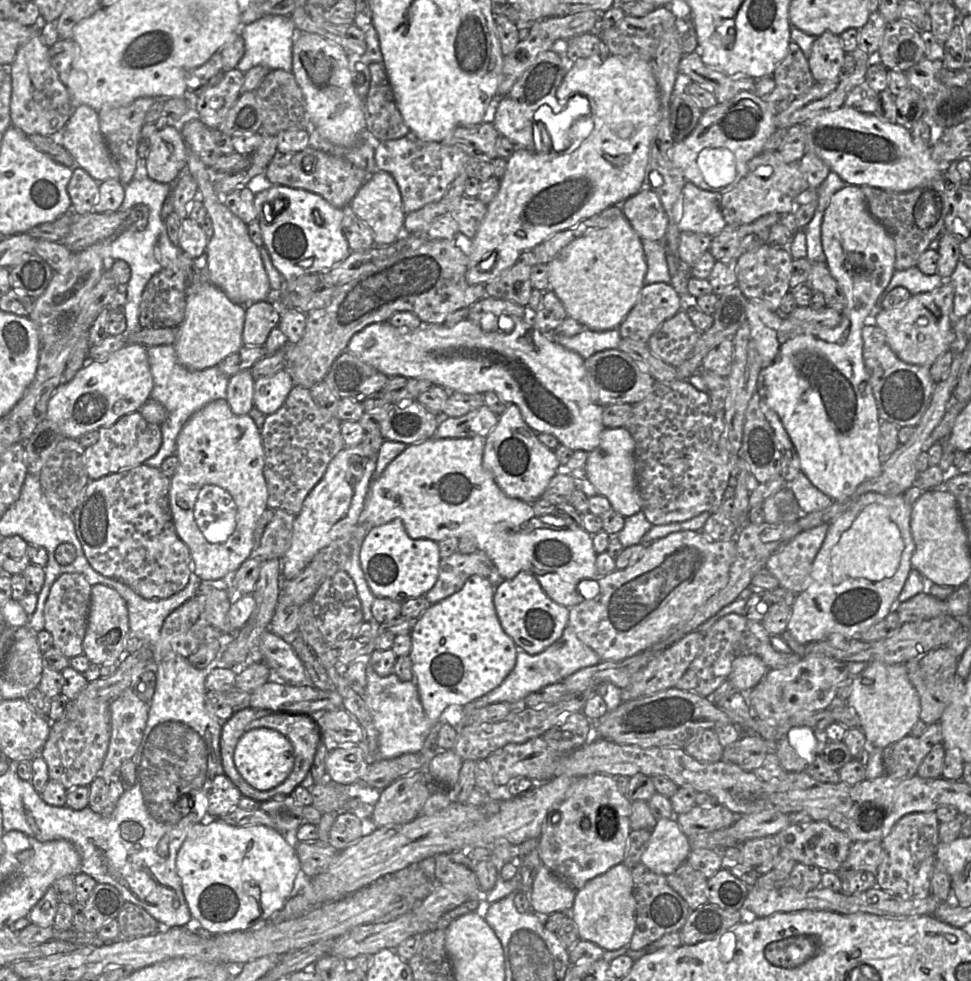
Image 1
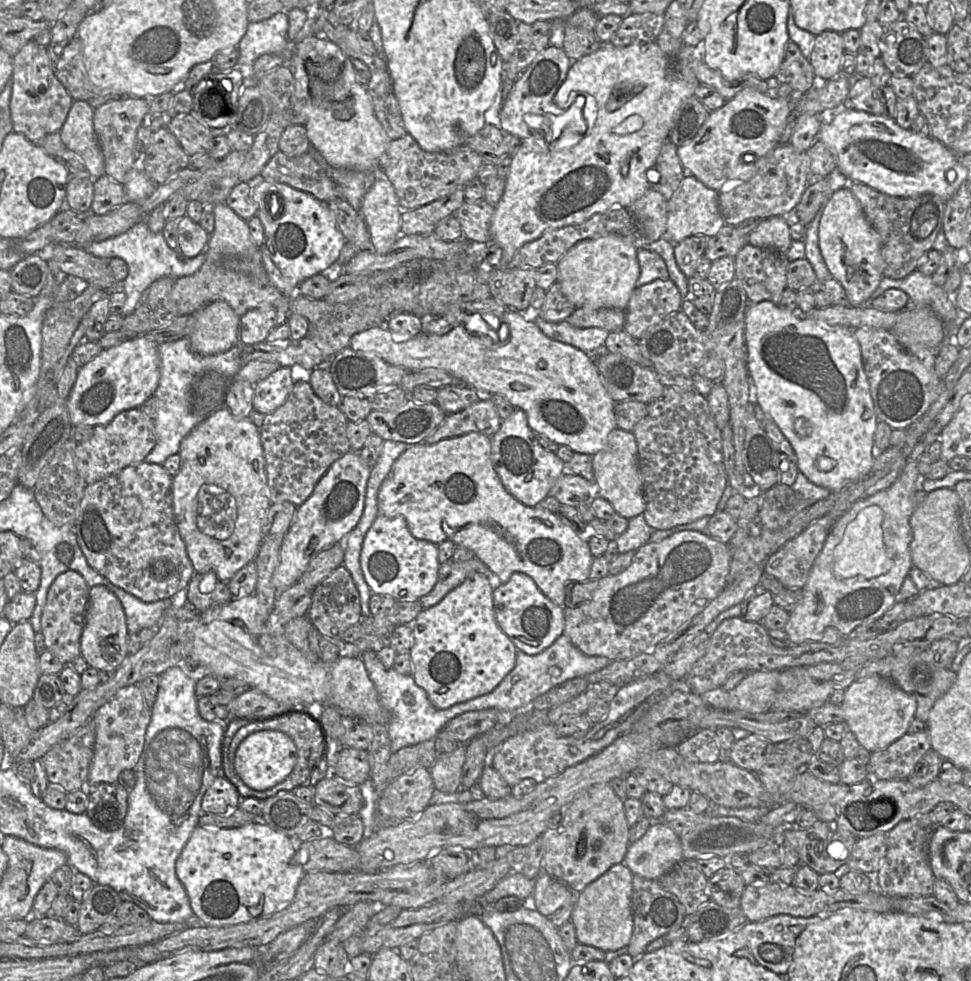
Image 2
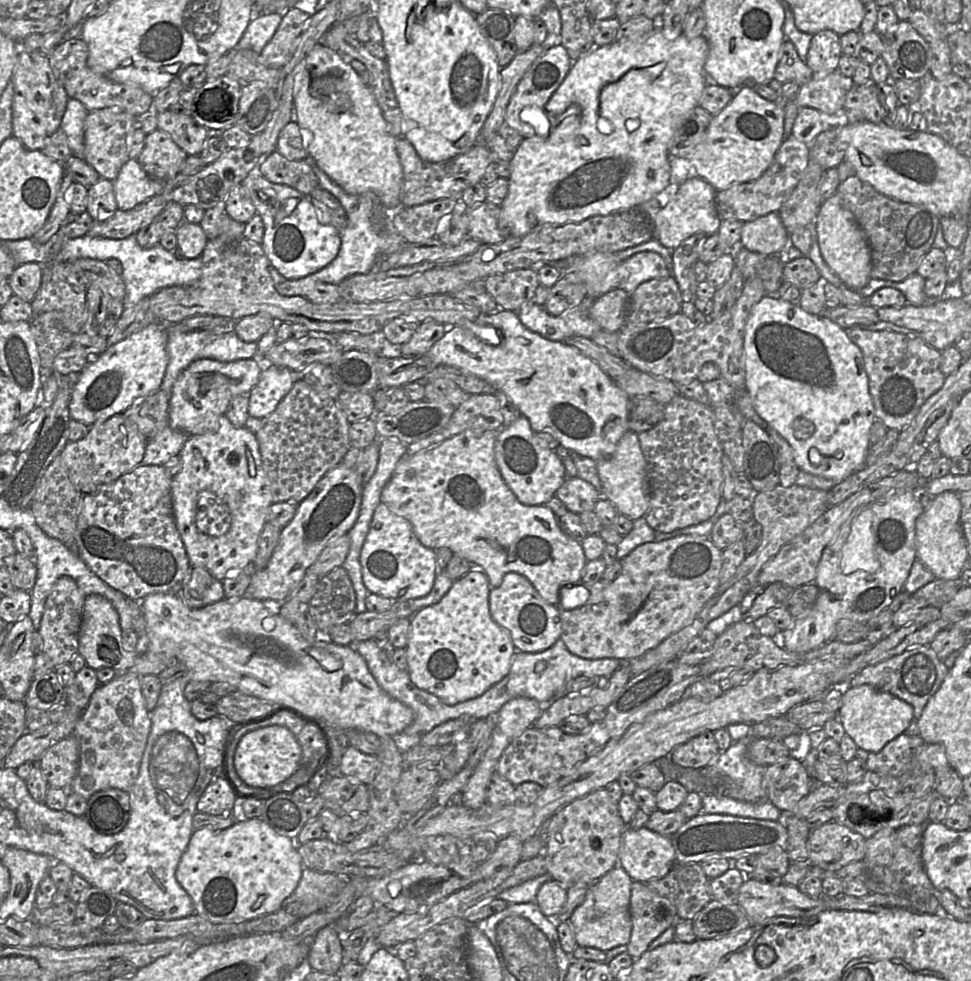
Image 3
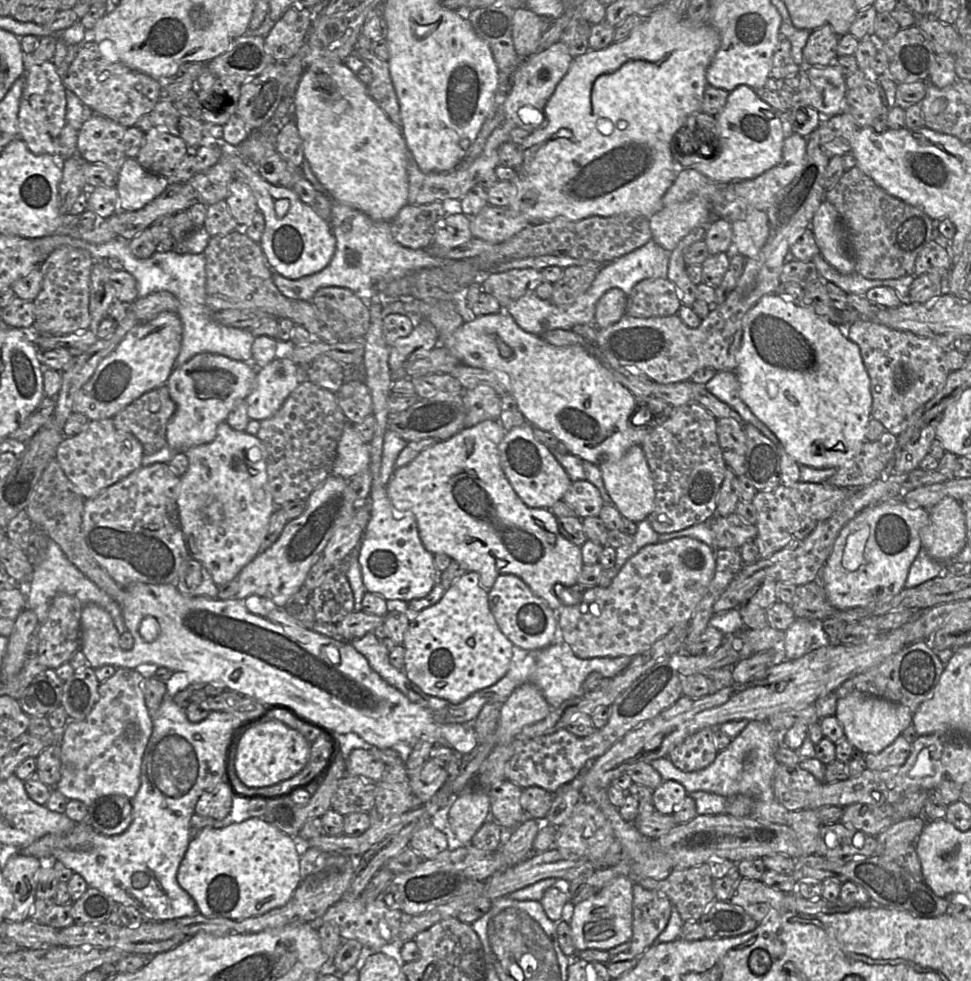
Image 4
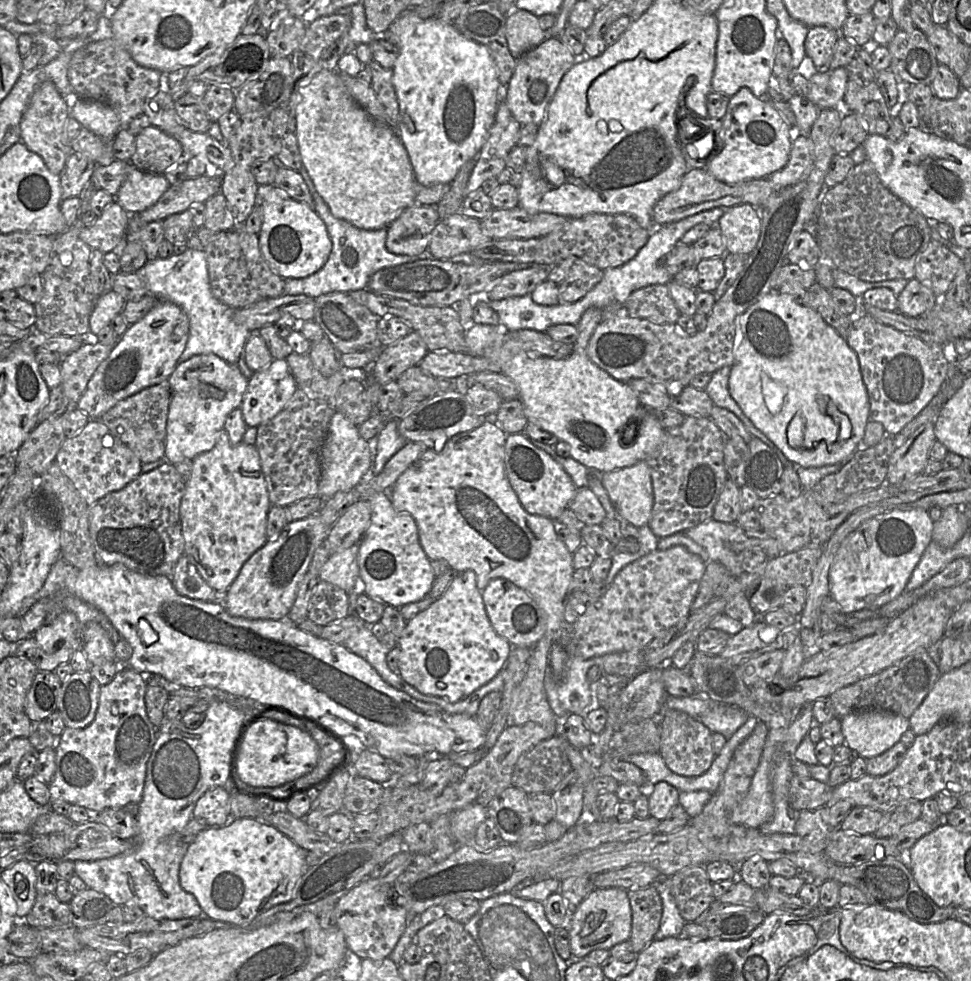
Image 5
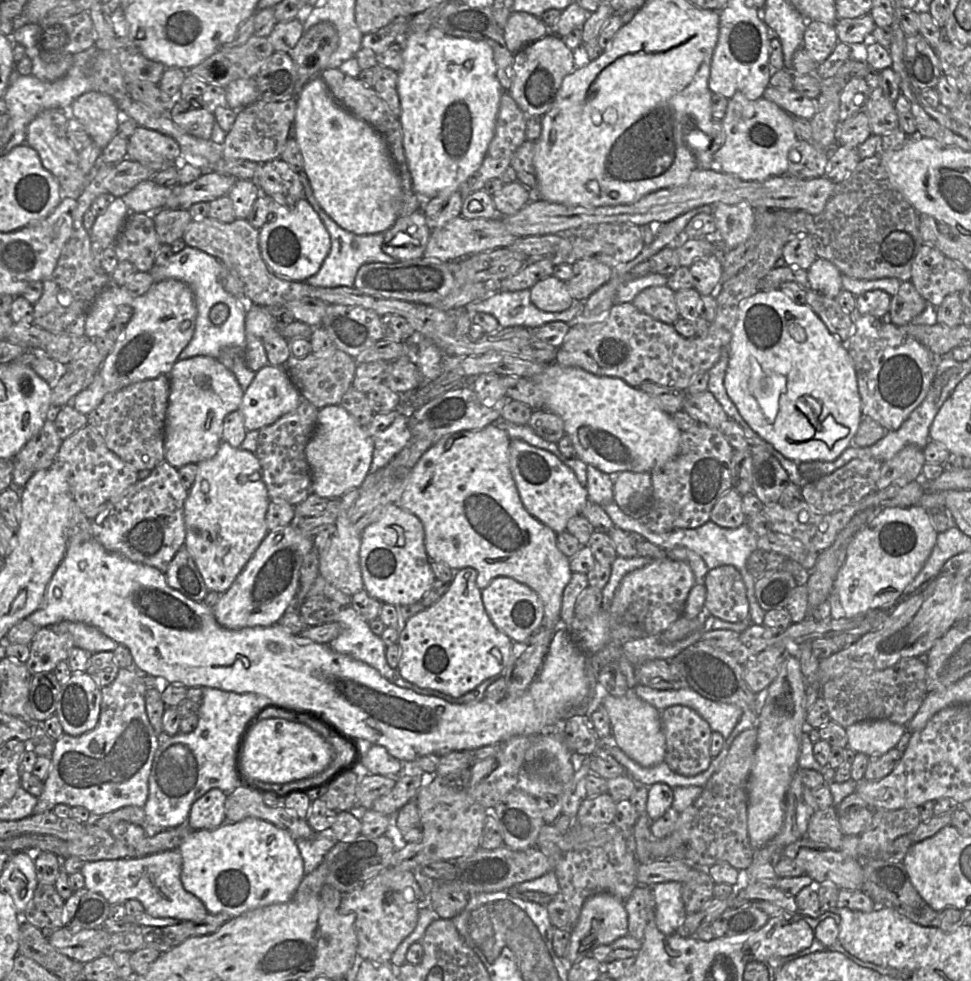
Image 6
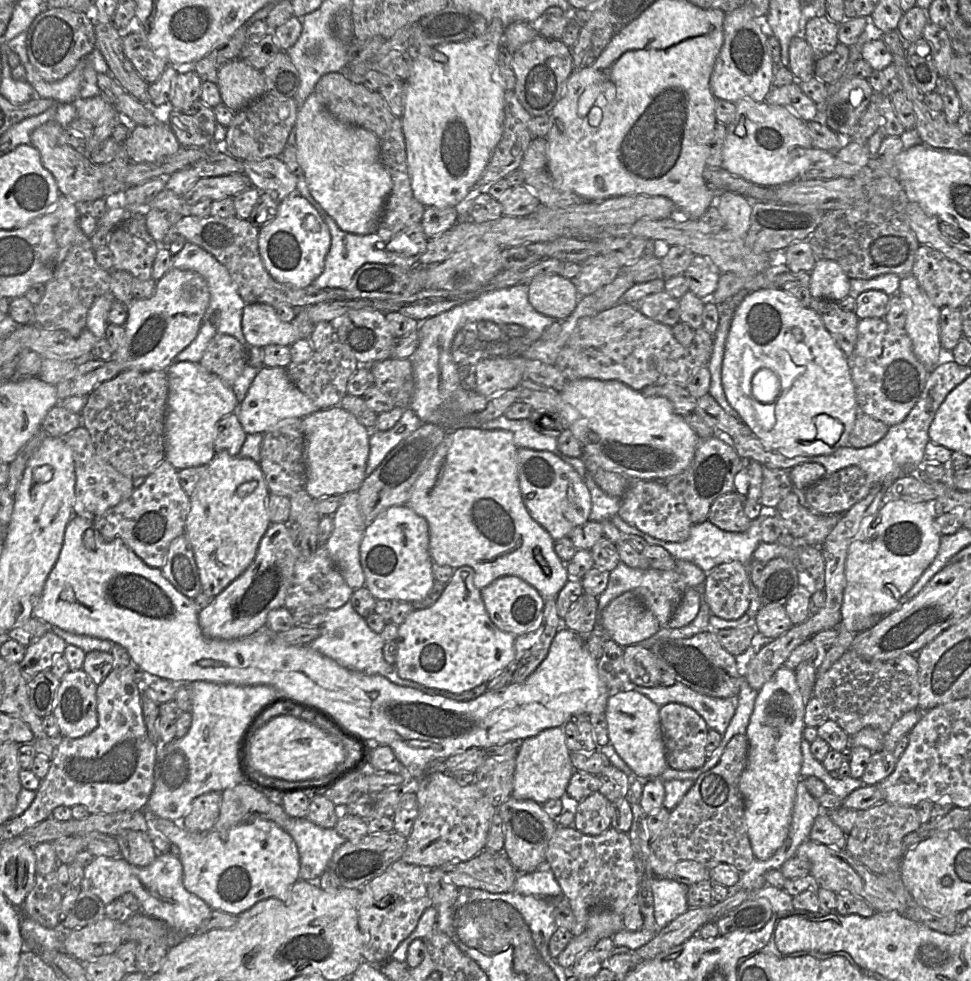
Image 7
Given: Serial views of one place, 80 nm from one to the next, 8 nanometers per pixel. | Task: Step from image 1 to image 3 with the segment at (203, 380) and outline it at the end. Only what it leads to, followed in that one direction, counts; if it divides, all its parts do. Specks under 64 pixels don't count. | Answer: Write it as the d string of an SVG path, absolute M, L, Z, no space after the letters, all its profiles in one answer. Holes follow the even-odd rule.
M179 323L168 325L167 352L169 362L160 389L169 394L169 396L171 396L172 387L180 374L195 360L208 358L221 362L232 362L240 359L255 358L257 355L257 343L241 340L234 329L222 334L214 334L207 329L182 332L178 325ZM169 425L149 439L142 462L143 465L164 465L172 456L180 454L189 435L172 429Z

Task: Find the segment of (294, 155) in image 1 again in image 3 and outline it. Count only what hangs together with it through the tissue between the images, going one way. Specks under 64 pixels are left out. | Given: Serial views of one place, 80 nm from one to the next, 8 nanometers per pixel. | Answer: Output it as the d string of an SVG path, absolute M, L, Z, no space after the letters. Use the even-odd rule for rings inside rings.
M277 150L265 157L258 172L272 183L284 184L305 195L320 188L311 166L304 160L289 160Z

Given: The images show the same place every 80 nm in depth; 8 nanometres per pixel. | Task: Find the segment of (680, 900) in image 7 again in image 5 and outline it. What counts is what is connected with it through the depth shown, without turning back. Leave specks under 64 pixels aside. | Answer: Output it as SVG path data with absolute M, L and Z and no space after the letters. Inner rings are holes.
M667 878L657 881L655 886L661 897L663 909L660 926L654 939L662 940L668 937L679 936L686 921L680 915L675 899L668 887Z

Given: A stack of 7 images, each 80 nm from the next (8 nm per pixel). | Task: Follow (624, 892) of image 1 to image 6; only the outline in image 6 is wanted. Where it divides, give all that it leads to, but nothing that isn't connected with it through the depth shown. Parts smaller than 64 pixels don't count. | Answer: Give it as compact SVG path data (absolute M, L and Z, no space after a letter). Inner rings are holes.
M599 893L589 897L583 904L578 921L571 928L570 943L564 961L572 965L591 955L600 945L610 945L616 939L628 935L628 915L624 902L608 893Z

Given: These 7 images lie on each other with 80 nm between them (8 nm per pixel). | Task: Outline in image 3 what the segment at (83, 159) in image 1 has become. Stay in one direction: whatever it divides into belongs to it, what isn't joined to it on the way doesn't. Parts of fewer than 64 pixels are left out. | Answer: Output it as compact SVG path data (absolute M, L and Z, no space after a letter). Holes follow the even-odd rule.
M69 98L60 128L65 132L72 154L84 159L84 121L86 107L77 99Z

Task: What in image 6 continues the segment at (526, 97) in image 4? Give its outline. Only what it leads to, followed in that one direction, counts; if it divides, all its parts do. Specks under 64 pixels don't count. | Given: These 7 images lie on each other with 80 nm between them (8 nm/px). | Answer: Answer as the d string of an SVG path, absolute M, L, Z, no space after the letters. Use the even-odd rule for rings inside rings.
M549 31L549 35L514 54L512 85L506 92L528 118L543 117L550 111L563 79L576 68L574 51L561 38Z

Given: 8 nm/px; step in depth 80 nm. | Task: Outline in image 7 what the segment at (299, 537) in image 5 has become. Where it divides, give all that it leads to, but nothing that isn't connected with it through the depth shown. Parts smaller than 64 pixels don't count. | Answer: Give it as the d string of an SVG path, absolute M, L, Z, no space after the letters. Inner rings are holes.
M270 524L250 566L200 611L198 620L203 634L215 639L236 640L264 627L268 614L283 607L300 556L300 549L290 536L289 524Z

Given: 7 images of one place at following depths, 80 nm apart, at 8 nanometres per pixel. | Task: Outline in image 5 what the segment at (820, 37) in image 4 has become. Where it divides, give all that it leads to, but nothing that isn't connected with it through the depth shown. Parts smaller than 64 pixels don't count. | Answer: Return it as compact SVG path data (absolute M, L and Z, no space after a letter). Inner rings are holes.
M828 26L809 28L804 47L805 54L812 61L816 70L829 69L829 63L835 52L840 33Z

